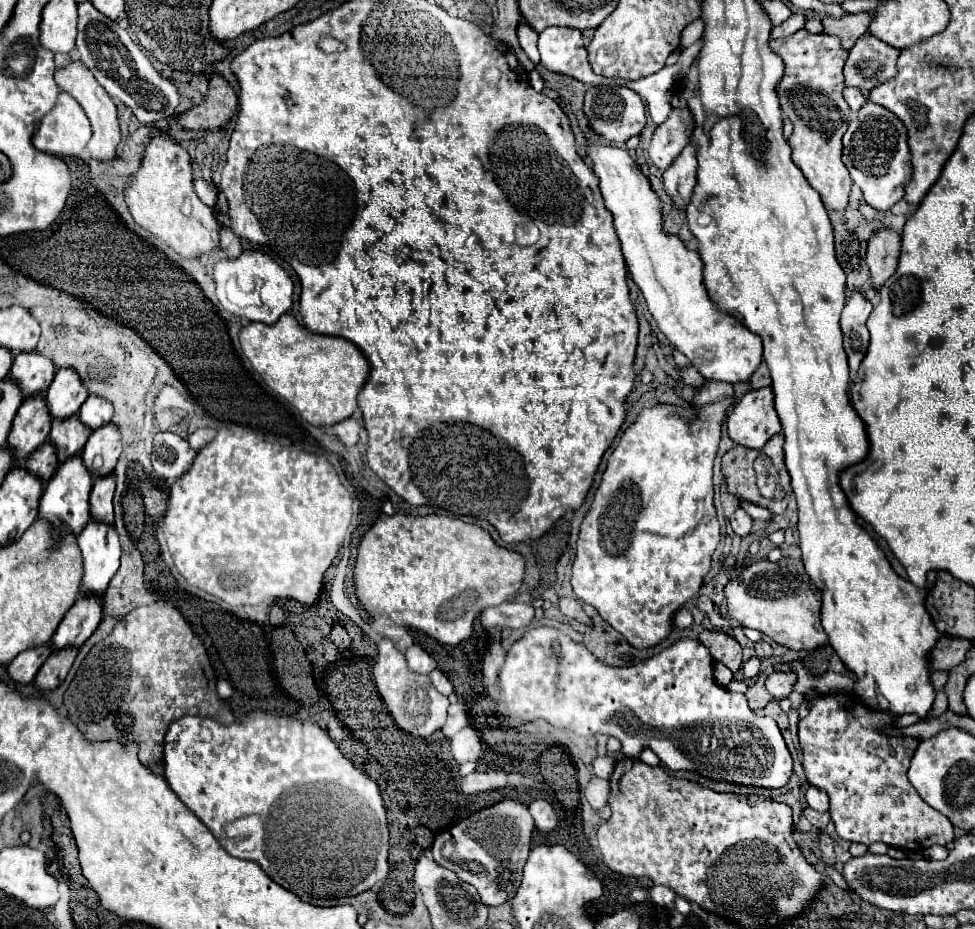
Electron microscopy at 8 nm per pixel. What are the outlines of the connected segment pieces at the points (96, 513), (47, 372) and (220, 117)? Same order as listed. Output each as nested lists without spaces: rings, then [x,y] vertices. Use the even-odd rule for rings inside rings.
[[[109,475],[109,477],[93,483],[91,497],[89,497],[91,517],[95,521],[101,521],[111,527],[113,527],[113,505],[111,505],[113,493],[115,493],[115,477]]]
[[[19,353],[9,371],[9,379],[21,389],[23,399],[43,395],[49,389],[53,375],[53,363],[37,353]]]
[[[211,75],[203,103],[181,113],[177,125],[185,131],[213,131],[213,127],[223,127],[235,111],[237,95],[233,87],[221,75]]]

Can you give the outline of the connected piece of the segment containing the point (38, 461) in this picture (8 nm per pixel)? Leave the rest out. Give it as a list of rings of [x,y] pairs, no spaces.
[[[45,443],[41,445],[37,451],[33,451],[27,461],[25,461],[25,469],[35,475],[41,481],[49,481],[53,477],[53,473],[57,471],[57,457],[53,453],[53,445]]]

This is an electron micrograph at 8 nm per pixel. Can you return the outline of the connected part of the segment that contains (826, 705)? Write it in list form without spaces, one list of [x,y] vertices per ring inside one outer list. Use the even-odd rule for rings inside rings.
[[[829,693],[811,699],[809,715],[799,721],[799,745],[803,751],[803,769],[811,785],[825,789],[831,799],[829,815],[835,823],[837,835],[847,841],[857,841],[871,845],[883,841],[891,847],[901,847],[905,851],[925,851],[929,845],[947,845],[953,841],[953,823],[945,819],[931,805],[921,801],[919,793],[907,779],[909,761],[919,745],[913,737],[887,735],[881,727],[891,727],[895,715],[867,709],[853,693]]]

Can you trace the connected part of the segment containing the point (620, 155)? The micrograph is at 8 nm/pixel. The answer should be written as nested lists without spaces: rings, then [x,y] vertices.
[[[595,141],[587,145],[587,159],[591,161],[593,173],[599,177],[599,189],[605,199],[605,207],[613,213],[613,223],[615,231],[621,241],[621,251],[625,257],[625,263],[631,271],[633,281],[641,289],[647,307],[657,321],[659,329],[665,333],[665,337],[693,363],[699,373],[705,379],[713,381],[727,381],[727,383],[739,383],[739,381],[749,381],[751,375],[757,371],[757,367],[763,361],[763,345],[761,337],[755,333],[749,333],[745,325],[741,325],[737,319],[733,319],[727,313],[719,313],[715,305],[709,301],[709,295],[703,285],[703,261],[697,251],[689,251],[679,237],[667,235],[661,225],[661,201],[657,193],[651,189],[649,181],[643,177],[641,169],[637,163],[631,159],[627,149],[607,145],[603,141]]]

